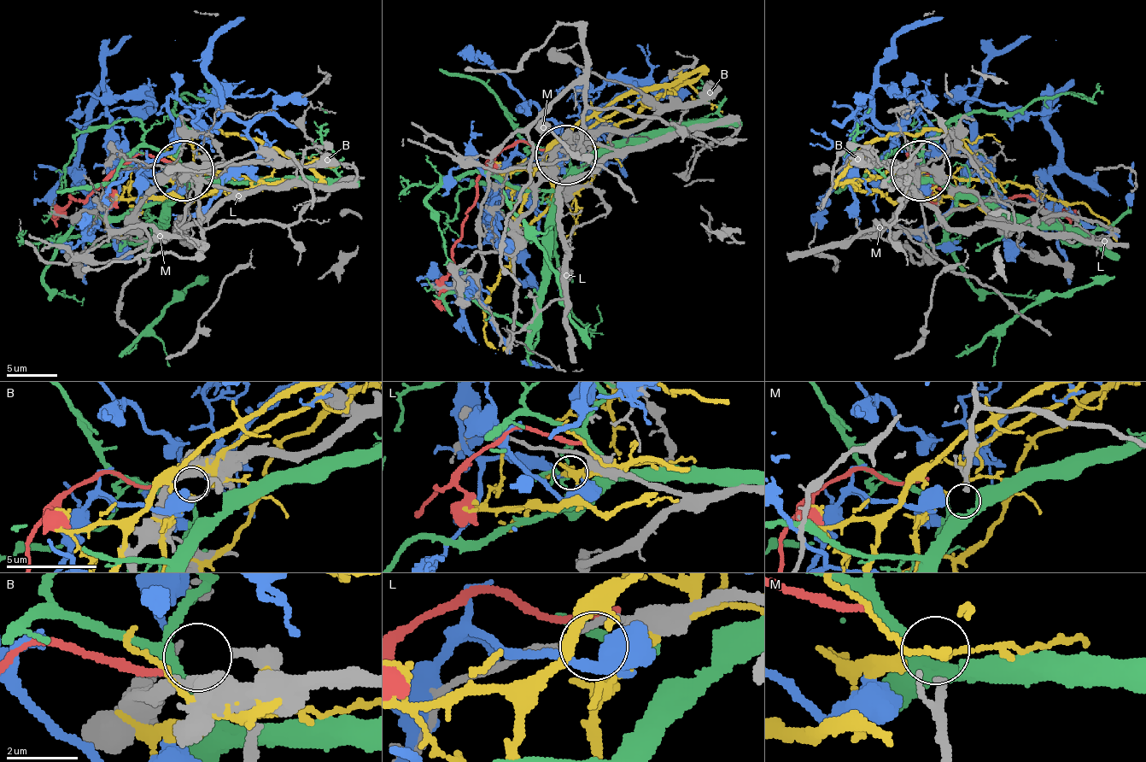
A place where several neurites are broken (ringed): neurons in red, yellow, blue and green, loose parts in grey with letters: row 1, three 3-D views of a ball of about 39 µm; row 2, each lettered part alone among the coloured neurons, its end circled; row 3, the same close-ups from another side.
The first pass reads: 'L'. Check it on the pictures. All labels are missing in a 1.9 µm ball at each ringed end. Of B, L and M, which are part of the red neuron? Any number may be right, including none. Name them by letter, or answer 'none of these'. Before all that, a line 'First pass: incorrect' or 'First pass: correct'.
First pass: incorrect
B

